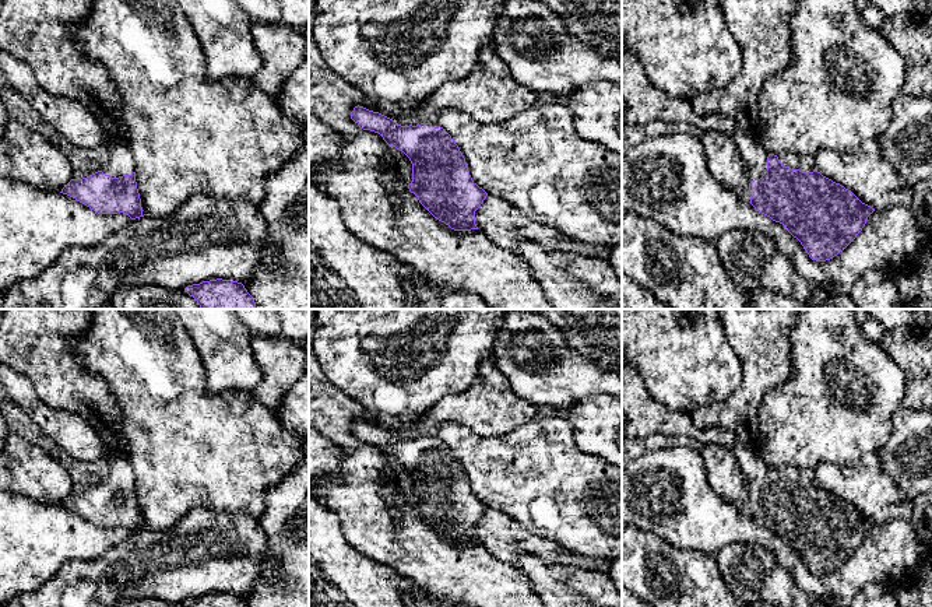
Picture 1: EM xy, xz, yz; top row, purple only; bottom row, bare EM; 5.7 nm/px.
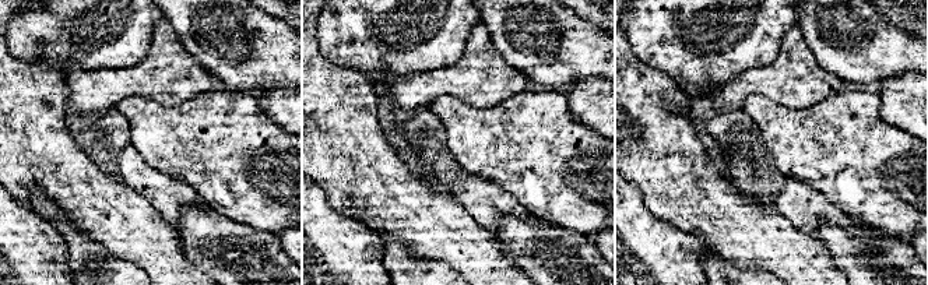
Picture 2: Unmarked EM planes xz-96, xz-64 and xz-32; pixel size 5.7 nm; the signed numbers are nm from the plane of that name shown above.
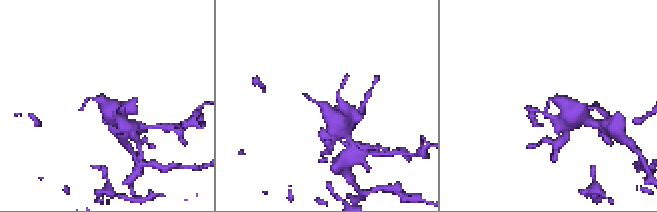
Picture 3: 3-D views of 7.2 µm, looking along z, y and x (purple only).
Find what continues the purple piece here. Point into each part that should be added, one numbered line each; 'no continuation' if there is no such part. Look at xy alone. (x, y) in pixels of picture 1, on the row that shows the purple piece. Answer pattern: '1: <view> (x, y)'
1: xy (76, 123)

